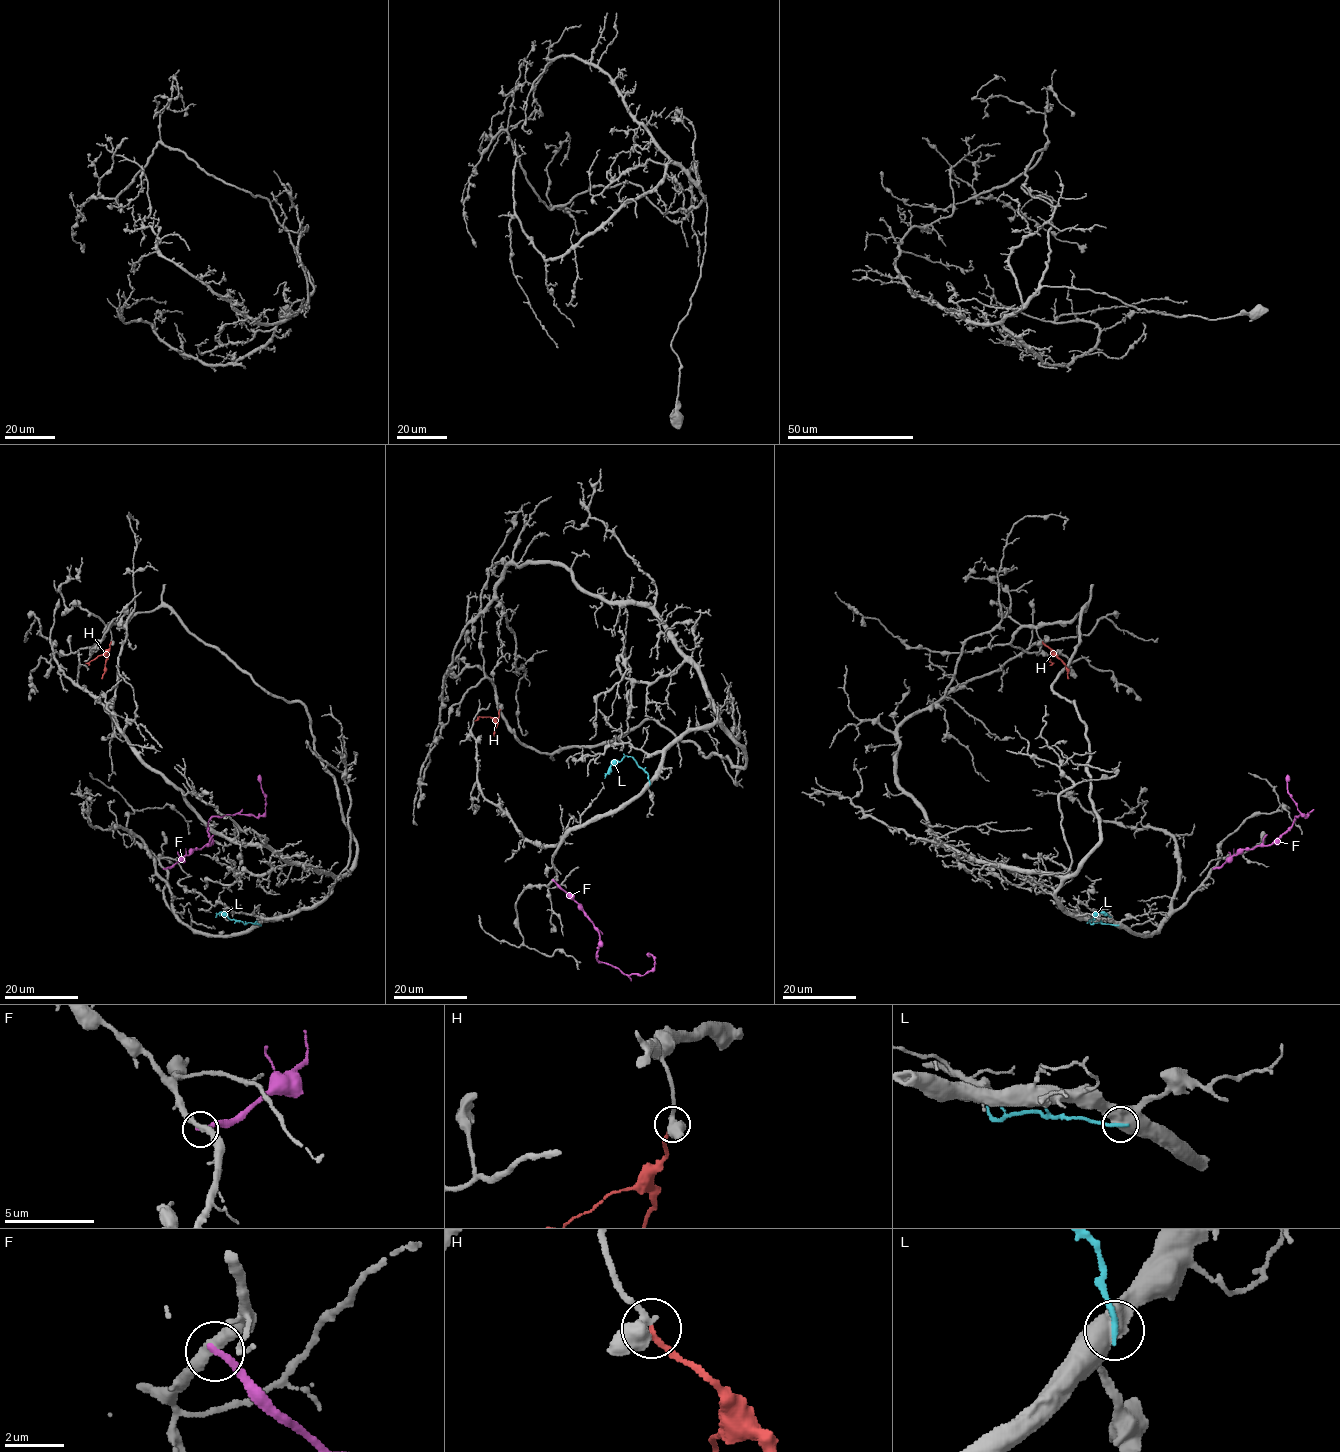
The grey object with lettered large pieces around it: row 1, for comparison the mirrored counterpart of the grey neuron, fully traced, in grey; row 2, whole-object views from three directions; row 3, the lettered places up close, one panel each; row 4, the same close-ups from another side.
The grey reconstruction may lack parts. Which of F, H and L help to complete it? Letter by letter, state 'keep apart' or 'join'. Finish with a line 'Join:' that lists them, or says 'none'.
F: keep apart
H: join
L: keep apart
Join: H

